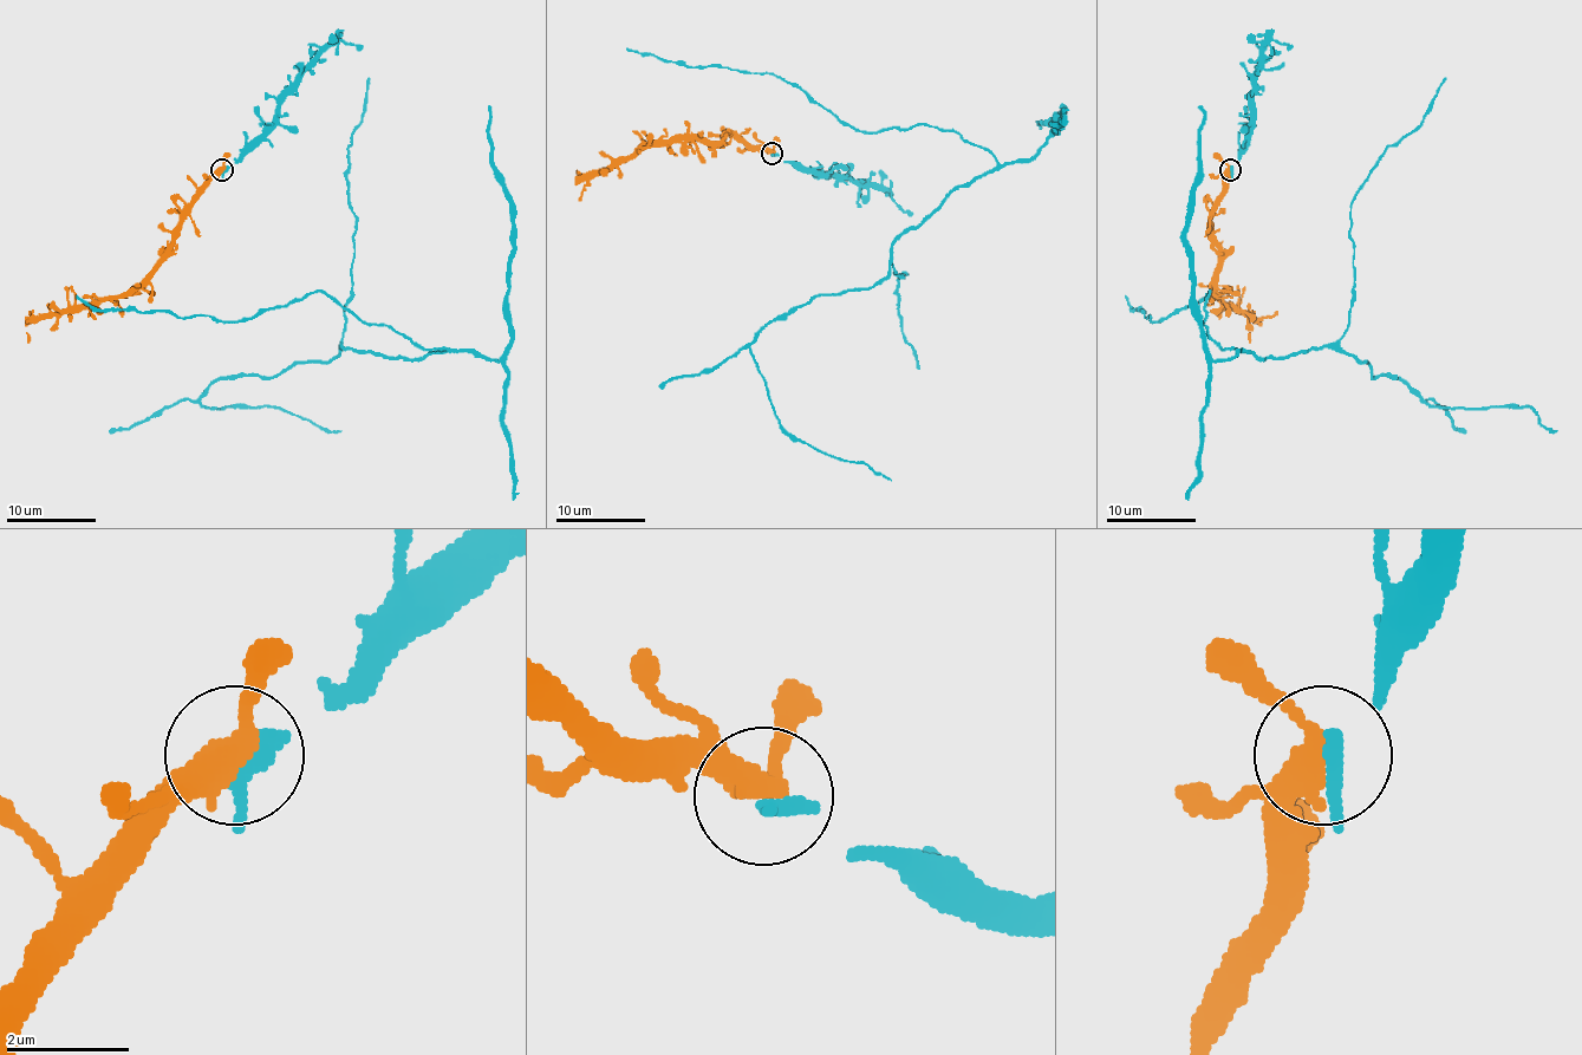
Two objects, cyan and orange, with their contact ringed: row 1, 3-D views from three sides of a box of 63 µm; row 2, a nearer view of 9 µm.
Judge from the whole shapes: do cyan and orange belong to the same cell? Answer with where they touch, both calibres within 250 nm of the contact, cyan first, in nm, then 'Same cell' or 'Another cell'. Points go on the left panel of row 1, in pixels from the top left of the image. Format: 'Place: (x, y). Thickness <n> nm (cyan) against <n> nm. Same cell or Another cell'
Place: (222, 169). Thickness 400 nm (cyan) against 400 nm. Same cell

